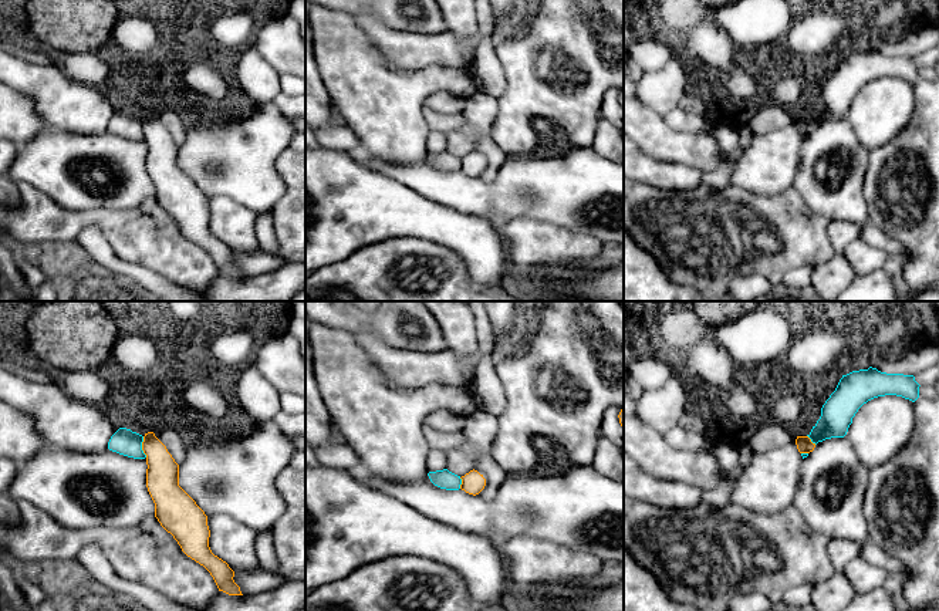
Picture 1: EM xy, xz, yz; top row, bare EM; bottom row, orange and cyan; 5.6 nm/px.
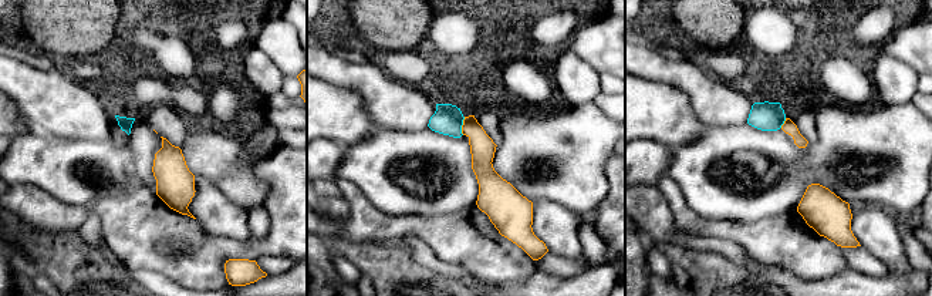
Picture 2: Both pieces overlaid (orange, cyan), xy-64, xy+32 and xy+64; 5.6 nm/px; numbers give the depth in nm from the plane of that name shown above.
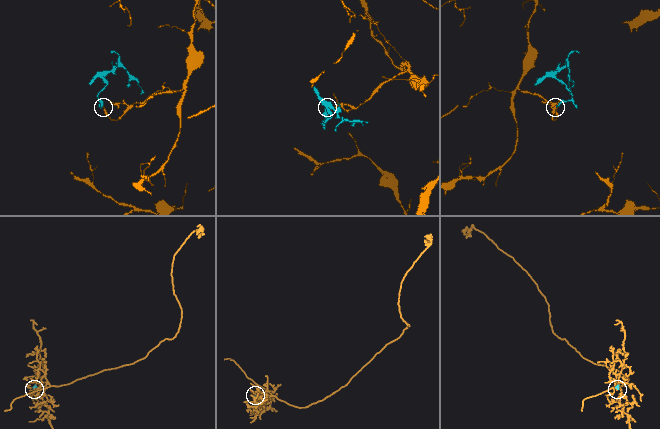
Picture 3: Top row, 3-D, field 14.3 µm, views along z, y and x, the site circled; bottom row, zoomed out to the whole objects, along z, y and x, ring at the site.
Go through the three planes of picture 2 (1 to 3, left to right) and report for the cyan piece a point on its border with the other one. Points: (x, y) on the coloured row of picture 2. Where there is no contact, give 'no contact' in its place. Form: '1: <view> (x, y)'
1: no contact
2: xy+32 (462, 125)
3: xy+64 (784, 123)

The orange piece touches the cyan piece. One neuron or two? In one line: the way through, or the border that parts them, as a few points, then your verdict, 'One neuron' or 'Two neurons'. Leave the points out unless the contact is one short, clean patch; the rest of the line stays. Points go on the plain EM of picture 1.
Boundary: xy (142, 118), (142, 134), (147, 138). Two neurons

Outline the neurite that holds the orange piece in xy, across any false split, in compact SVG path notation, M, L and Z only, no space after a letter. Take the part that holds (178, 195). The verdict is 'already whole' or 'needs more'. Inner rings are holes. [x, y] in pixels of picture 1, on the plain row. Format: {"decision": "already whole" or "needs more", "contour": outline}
{"decision": "already whole", "contour": "M148 114L142 132L146 136L146 169L155 185L155 199L173 217L182 233L203 247L213 259L219 273L243 277L234 264L234 253L215 237L209 229L207 198L179 168L179 146L166 128Z"}

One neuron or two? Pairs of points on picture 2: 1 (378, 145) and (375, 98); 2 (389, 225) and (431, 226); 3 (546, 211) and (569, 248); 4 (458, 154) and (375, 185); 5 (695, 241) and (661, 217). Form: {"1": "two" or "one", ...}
{"1": "two", "2": "one", "3": "one", "4": "one", "5": "one"}

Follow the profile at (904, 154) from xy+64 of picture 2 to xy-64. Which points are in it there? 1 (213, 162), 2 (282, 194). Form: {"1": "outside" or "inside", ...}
{"1": "outside", "2": "outside"}

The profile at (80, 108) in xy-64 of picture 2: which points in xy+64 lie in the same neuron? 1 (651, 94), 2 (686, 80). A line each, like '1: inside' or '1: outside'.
1: outside
2: inside

